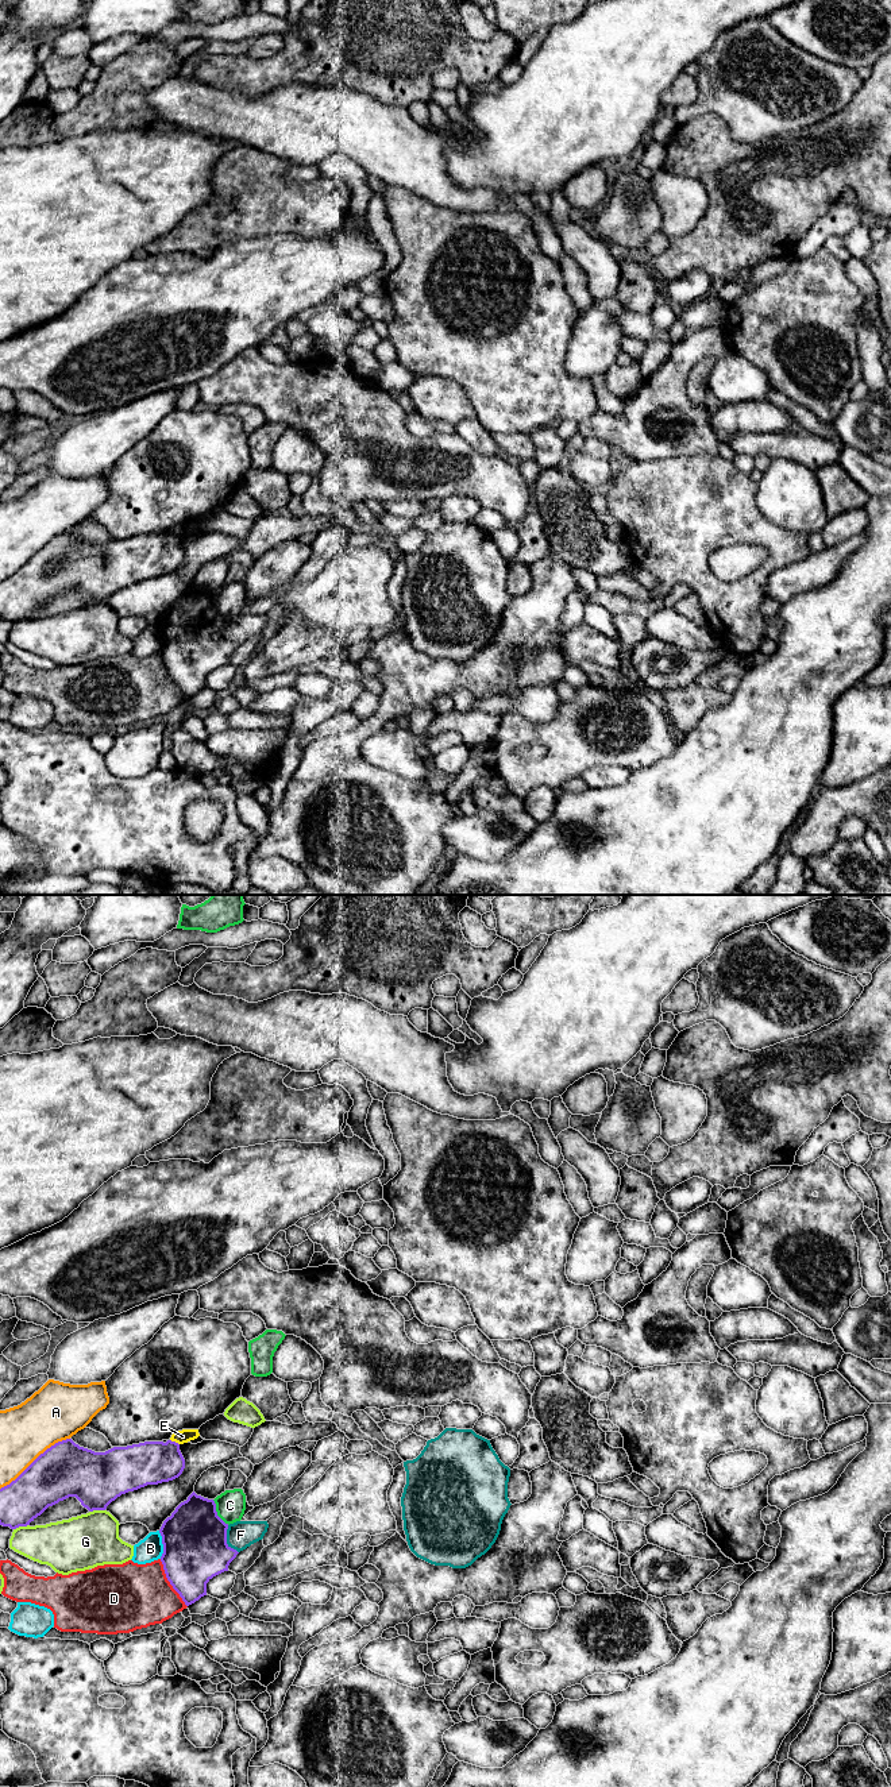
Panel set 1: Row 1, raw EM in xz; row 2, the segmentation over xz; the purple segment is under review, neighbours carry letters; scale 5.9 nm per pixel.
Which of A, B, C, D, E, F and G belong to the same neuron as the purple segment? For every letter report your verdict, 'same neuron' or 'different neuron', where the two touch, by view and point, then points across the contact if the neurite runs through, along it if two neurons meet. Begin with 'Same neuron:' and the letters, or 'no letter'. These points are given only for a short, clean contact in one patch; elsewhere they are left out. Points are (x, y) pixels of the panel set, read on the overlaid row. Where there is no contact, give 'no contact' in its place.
Same neuron: no letter
A: different neuron; contact xz (35, 1459)
B: different neuron; contact xz (162, 1543)
C: different neuron; contact xz (216, 1513)
D: different neuron; contact xz (170, 1583)
E: different neuron; contact xz (174, 1442); border xz (170, 1439), (178, 1444)
F: different neuron; contact xz (226, 1540)
G: different neuron; contact xz (96, 1509)

